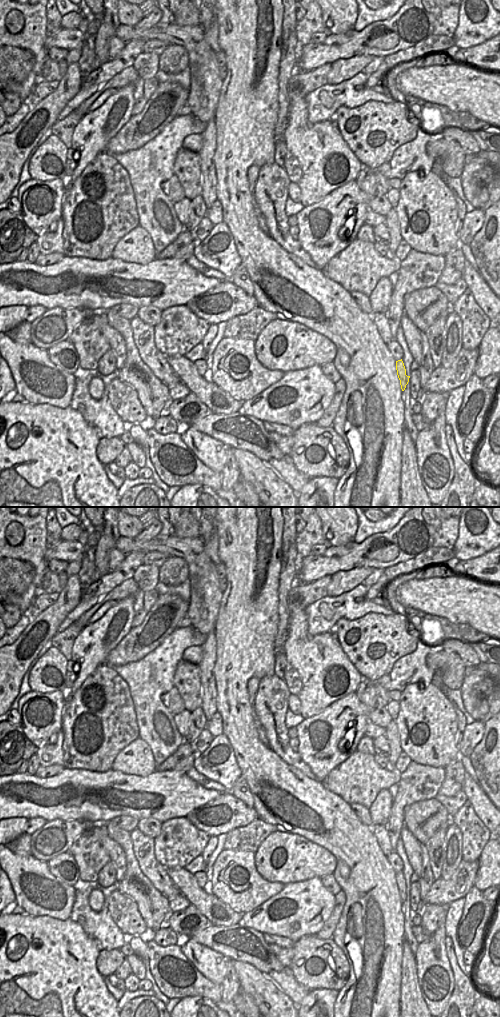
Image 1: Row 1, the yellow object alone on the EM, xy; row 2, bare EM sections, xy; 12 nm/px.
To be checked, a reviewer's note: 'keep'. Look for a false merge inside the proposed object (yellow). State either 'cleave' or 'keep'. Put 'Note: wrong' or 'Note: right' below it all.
keep
Note: right

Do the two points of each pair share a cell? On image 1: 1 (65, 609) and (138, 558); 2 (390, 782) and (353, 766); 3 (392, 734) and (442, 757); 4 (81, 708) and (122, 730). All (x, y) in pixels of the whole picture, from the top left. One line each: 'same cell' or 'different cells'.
1: different cells
2: same cell
3: different cells
4: same cell

